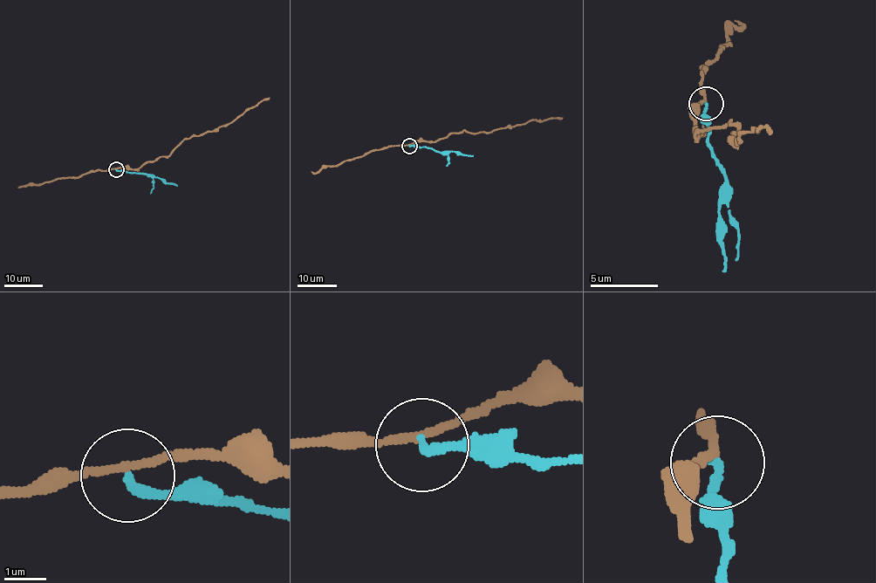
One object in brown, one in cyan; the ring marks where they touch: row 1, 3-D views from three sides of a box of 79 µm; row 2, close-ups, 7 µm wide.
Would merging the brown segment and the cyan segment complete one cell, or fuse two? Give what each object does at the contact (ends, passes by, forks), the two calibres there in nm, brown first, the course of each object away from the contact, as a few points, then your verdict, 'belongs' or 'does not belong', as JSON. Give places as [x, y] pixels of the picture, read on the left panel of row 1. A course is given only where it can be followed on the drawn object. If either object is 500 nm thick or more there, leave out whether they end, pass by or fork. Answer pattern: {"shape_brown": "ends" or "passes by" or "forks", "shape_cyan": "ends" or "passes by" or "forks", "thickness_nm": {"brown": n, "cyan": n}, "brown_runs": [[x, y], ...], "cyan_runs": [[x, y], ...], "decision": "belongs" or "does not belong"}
{"shape_brown": "passes by", "shape_cyan": "ends", "thickness_nm": {"brown": 180, "cyan": 240}, "brown_runs": [[115, 168], [139, 169], [147, 162], [168, 156], [184, 140], [216, 130], [270, 98]], "cyan_runs": [[115, 168], [152, 174], [177, 186]], "decision": "does not belong"}

